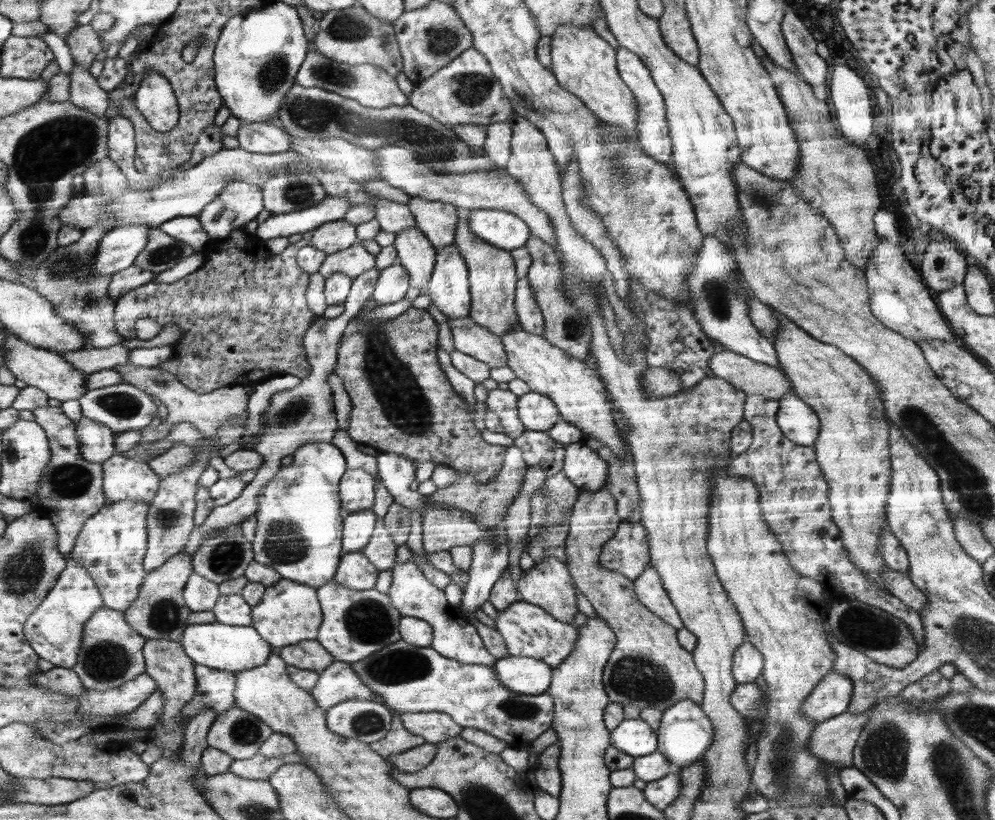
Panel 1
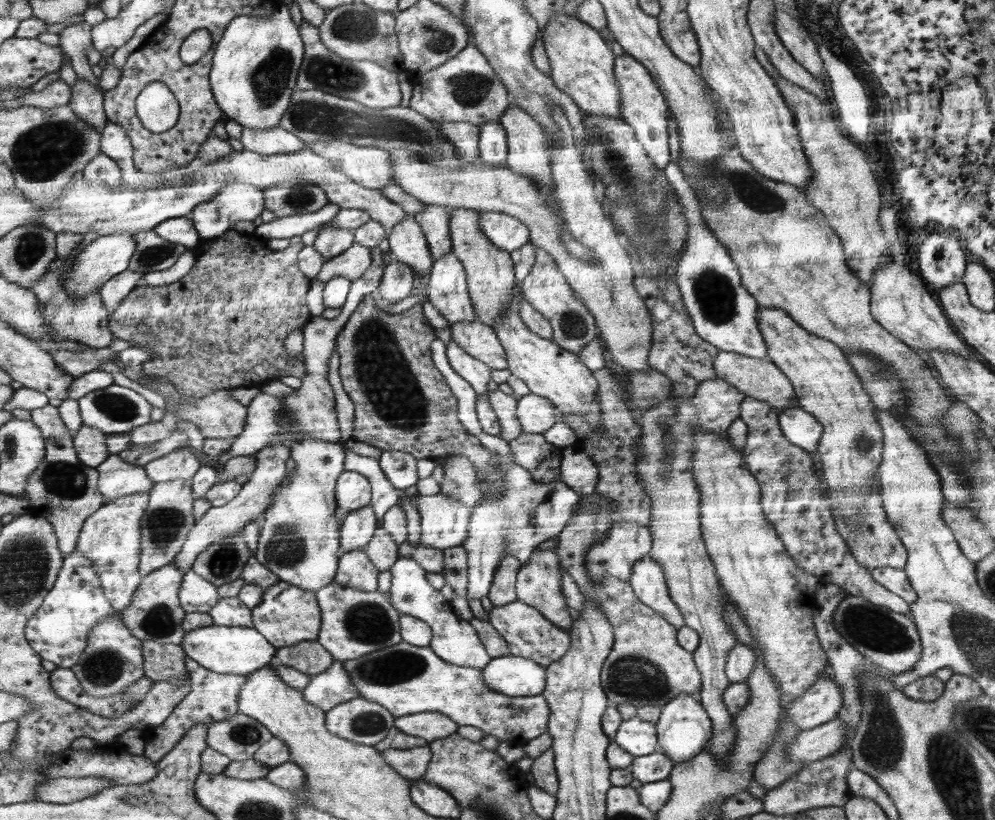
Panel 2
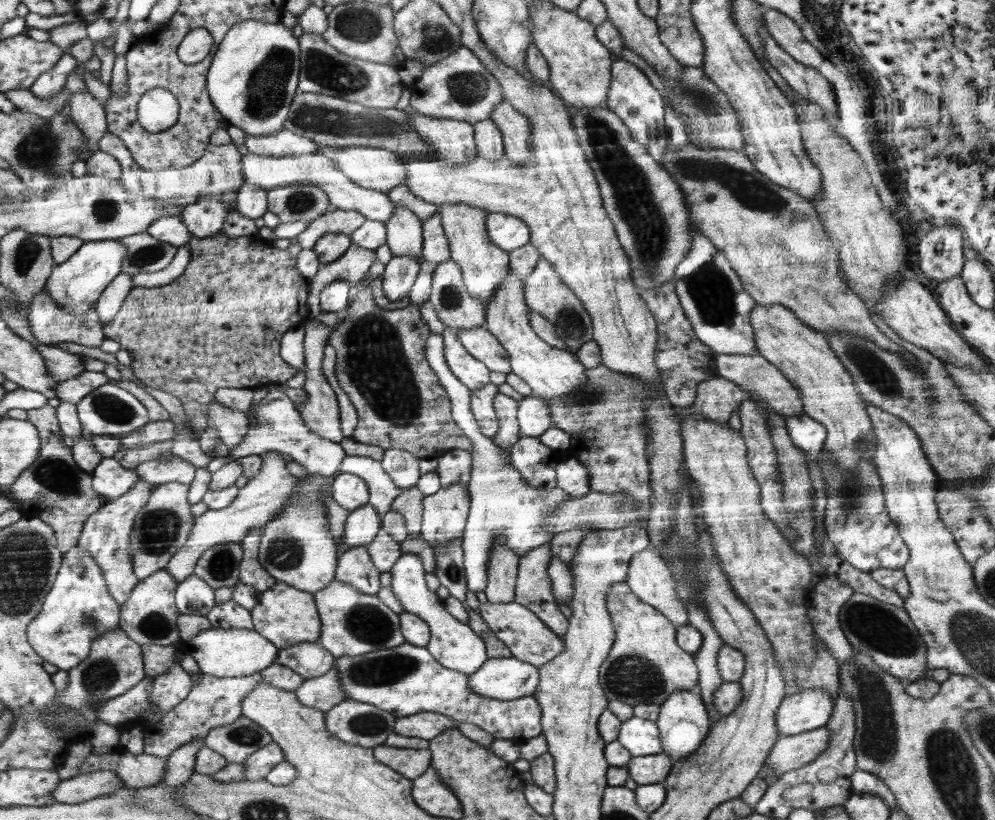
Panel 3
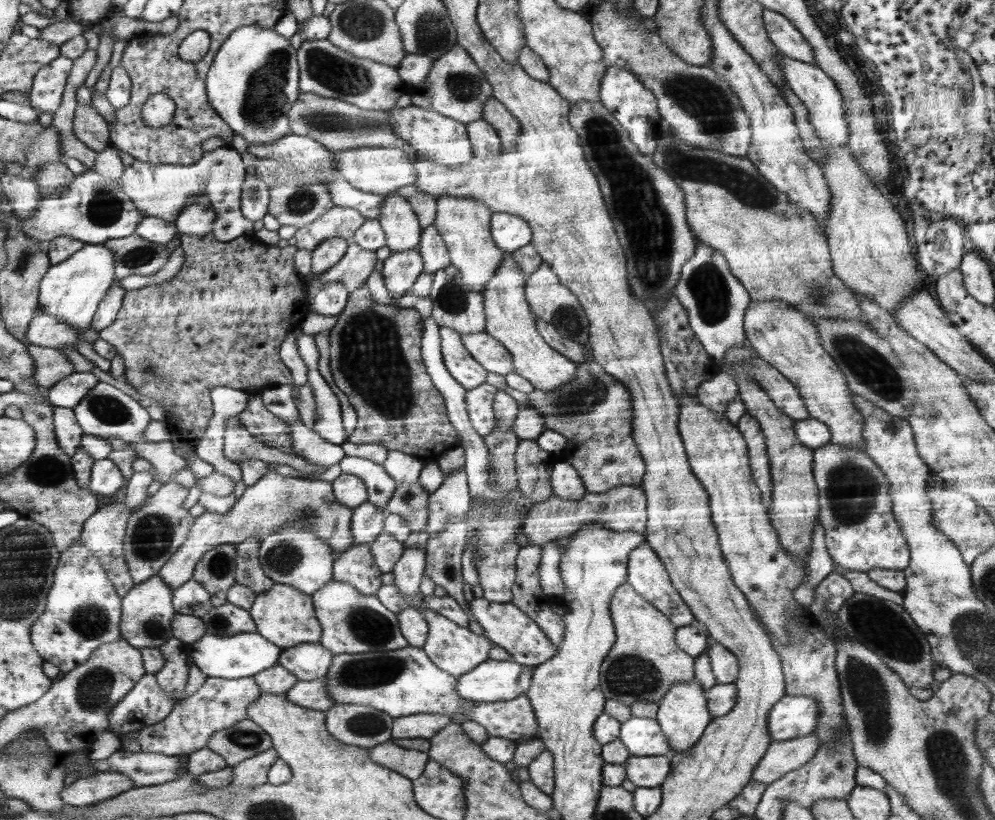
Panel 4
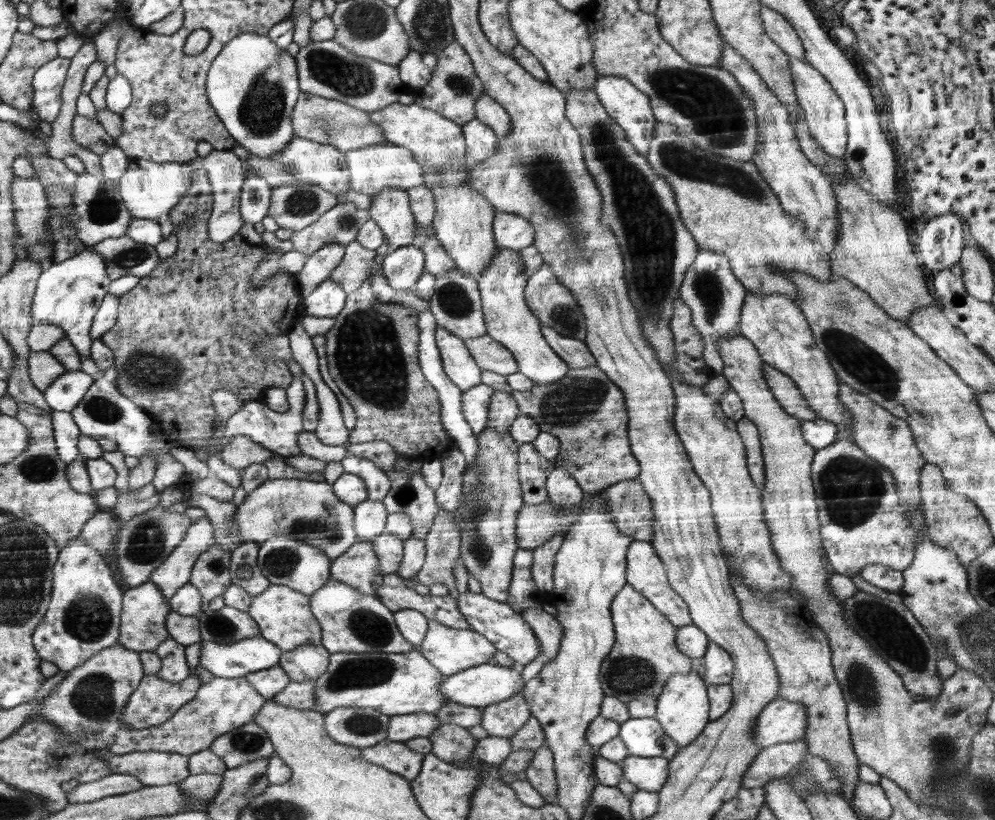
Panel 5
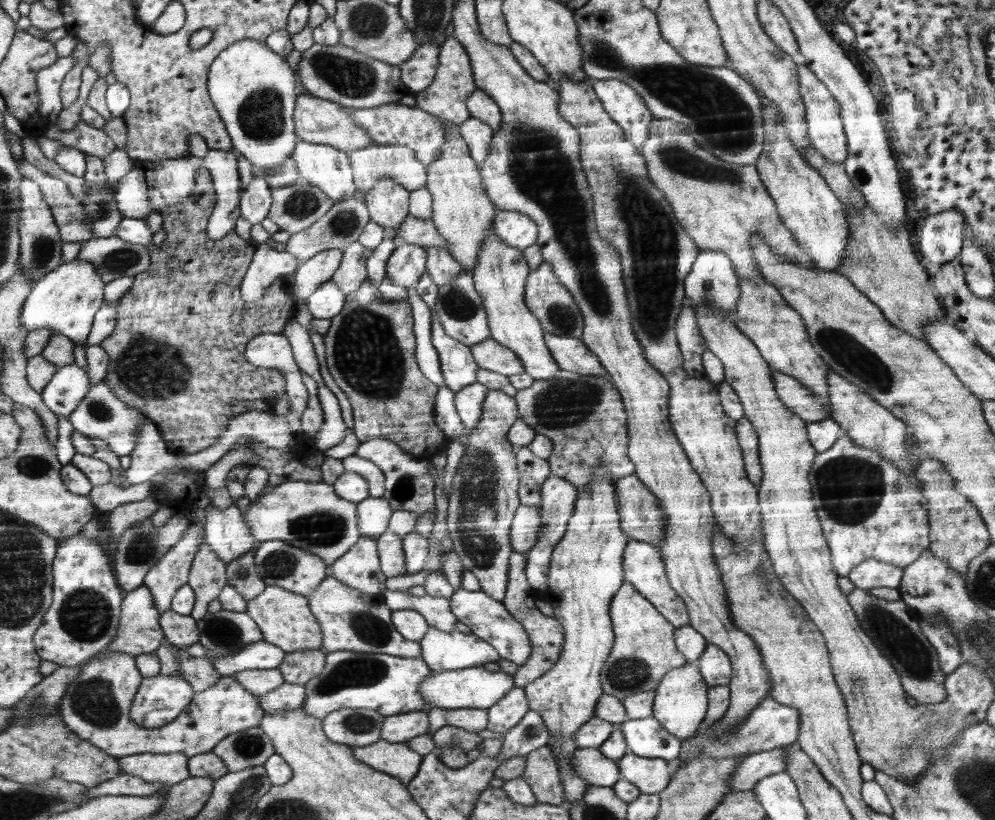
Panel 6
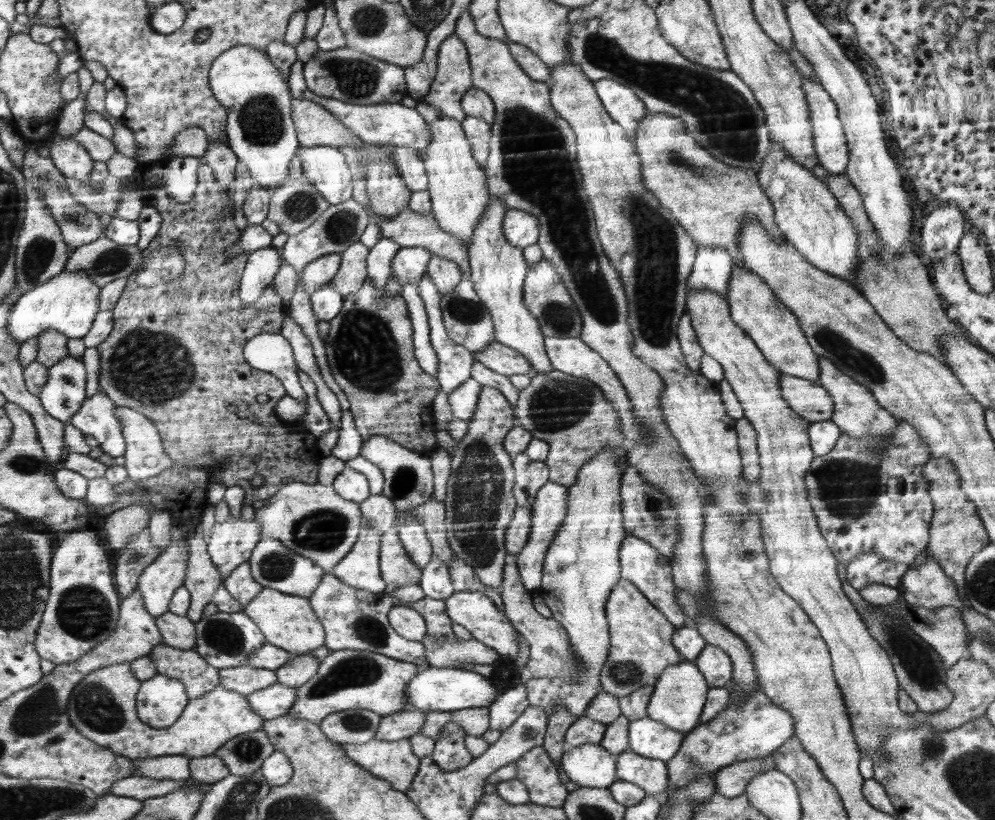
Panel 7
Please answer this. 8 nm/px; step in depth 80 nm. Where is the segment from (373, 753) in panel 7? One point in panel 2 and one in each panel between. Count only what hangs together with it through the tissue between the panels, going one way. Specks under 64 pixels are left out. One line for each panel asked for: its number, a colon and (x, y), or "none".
2: (412, 763)
3: (412, 763)
4: (411, 763)
5: (393, 756)
6: (397, 759)

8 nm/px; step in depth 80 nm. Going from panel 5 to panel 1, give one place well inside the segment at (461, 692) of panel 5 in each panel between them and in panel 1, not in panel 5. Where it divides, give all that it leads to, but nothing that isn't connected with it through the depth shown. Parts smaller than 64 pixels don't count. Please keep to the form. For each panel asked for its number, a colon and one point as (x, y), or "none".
1: (526, 675)
2: (513, 675)
3: (508, 678)
4: (492, 681)

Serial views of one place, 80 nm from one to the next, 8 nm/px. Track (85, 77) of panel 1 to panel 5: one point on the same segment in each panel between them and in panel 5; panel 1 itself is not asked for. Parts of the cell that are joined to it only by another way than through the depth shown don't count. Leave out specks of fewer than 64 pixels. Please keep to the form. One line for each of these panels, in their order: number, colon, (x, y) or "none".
2: (86, 101)
3: (87, 113)
4: (89, 127)
5: (88, 132)

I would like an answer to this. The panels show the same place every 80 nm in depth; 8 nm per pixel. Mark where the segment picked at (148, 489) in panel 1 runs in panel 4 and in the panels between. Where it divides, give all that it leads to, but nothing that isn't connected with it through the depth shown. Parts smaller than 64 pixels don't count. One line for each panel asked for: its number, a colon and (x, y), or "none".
2: (117, 478)
3: (110, 479)
4: (106, 478)

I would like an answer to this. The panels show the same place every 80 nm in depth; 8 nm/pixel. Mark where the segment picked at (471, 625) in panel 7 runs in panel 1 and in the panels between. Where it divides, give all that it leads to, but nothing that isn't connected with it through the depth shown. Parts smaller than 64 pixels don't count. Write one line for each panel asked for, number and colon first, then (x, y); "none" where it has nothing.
1: (529, 631)
2: (528, 632)
3: (527, 637)
4: (505, 624)
5: (510, 633)
6: (488, 618)

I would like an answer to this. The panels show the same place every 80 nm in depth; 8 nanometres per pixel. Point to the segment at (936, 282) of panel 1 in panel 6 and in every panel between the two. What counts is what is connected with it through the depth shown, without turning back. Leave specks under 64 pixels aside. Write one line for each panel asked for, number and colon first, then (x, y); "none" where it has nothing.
2: (942, 263)
3: (940, 257)
4: (940, 252)
5: (940, 245)
6: (940, 238)

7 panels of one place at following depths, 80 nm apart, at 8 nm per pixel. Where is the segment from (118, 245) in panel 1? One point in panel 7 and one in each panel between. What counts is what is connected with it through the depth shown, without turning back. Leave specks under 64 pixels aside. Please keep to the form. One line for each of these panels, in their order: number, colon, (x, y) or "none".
2: (109, 256)
3: (76, 285)
4: (72, 290)
5: (68, 295)
6: (66, 300)
7: (69, 303)

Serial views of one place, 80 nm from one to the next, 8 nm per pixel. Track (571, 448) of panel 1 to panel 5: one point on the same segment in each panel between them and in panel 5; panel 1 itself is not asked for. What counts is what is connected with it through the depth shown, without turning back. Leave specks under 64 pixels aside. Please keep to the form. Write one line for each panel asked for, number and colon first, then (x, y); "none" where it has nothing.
2: (578, 470)
3: (571, 476)
4: (566, 482)
5: (563, 490)

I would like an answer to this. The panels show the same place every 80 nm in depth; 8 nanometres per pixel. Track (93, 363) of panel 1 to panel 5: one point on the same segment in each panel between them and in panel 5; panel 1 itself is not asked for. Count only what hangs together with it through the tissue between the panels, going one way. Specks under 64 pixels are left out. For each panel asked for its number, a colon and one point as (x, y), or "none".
2: (78, 363)
3: (62, 365)
4: (52, 366)
5: (44, 369)

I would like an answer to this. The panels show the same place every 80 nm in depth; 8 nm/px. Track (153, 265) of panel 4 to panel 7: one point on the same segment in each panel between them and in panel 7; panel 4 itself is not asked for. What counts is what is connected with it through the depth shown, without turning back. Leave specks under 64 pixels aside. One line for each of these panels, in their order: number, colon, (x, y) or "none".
5: (124, 257)
6: (114, 257)
7: (104, 261)

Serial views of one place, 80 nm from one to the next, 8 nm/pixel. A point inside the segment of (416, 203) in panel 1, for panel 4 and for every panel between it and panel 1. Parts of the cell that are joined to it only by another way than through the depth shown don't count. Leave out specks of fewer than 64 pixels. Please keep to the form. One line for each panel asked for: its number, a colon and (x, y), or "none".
2: (435, 220)
3: (436, 249)
4: (435, 255)

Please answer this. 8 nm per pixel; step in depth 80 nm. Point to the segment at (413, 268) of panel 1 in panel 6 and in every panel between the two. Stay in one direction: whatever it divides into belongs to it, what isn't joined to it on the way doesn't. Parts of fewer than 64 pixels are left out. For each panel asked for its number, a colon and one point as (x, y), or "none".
2: (408, 244)
3: (404, 236)
4: (403, 231)
5: (390, 208)
6: (388, 202)

